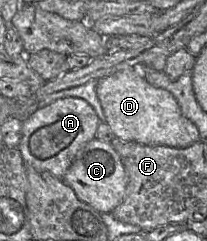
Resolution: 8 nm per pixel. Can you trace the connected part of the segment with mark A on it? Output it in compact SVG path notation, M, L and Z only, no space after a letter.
M61 98L36 110L22 121L22 138L17 146L26 165L62 179L77 153L91 140L101 121L92 106L81 98Z

